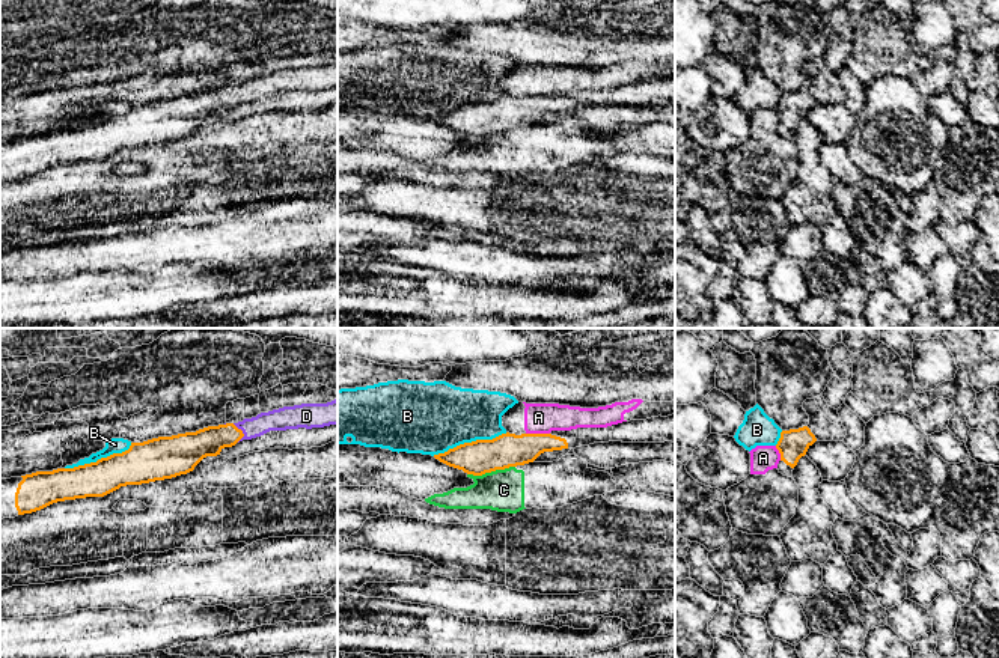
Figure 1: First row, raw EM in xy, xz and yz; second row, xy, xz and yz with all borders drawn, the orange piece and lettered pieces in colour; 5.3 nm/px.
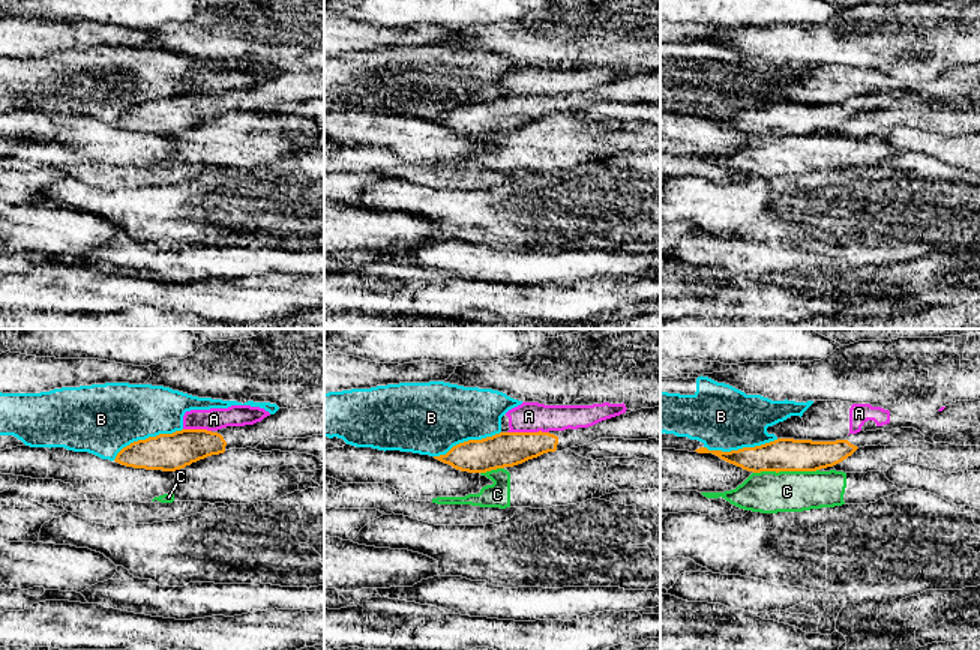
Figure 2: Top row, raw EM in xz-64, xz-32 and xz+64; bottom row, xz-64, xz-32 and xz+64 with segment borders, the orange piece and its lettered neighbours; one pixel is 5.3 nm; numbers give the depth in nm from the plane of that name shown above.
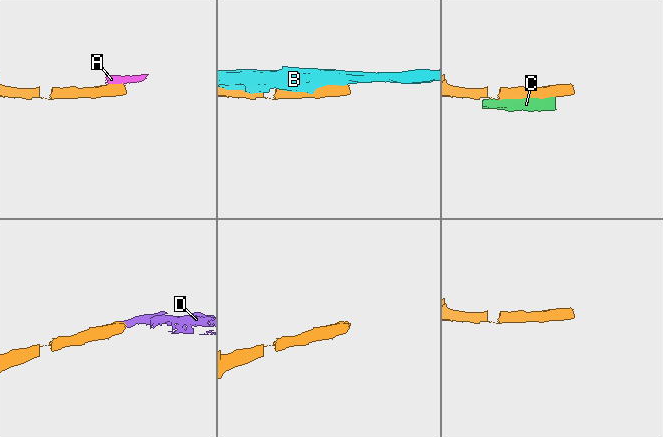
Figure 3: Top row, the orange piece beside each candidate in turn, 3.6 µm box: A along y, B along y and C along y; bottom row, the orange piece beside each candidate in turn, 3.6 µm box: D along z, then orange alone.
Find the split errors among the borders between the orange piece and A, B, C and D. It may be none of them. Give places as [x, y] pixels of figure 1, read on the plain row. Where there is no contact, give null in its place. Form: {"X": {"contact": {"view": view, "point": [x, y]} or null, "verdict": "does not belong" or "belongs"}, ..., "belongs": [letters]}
{"A": {"contact": {"view": "xz", "point": [538, 97]}, "verdict": "does not belong"}, "B": {"contact": {"view": "xz", "point": [469, 106]}, "verdict": "does not belong"}, "C": {"contact": {"view": "xz", "point": [490, 134]}, "verdict": "does not belong"}, "D": {"contact": {"view": "xy", "point": [241, 95]}, "verdict": "belongs"}, "belongs": ["D"]}

